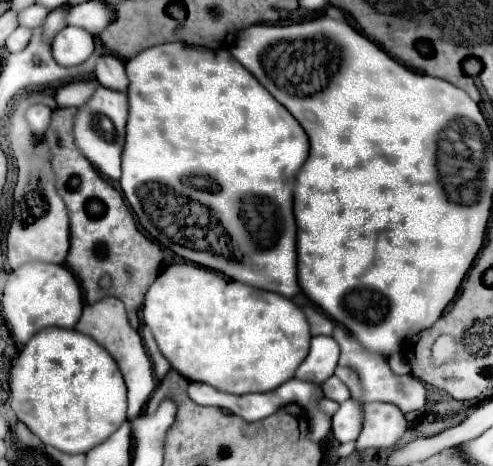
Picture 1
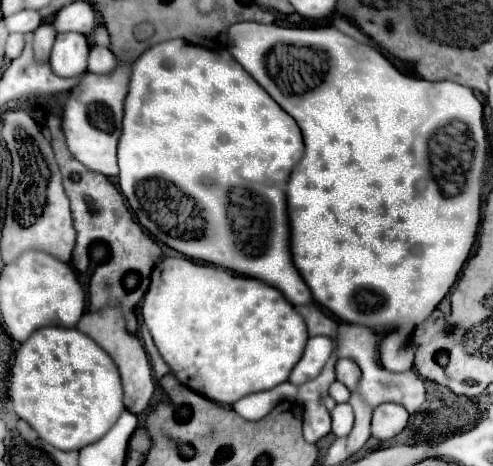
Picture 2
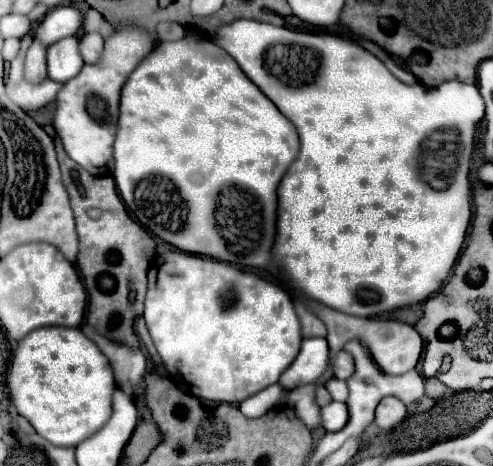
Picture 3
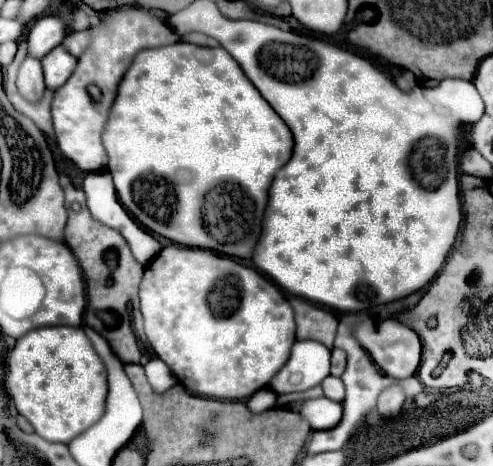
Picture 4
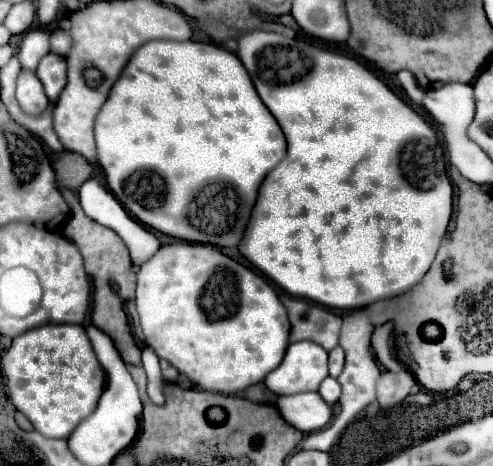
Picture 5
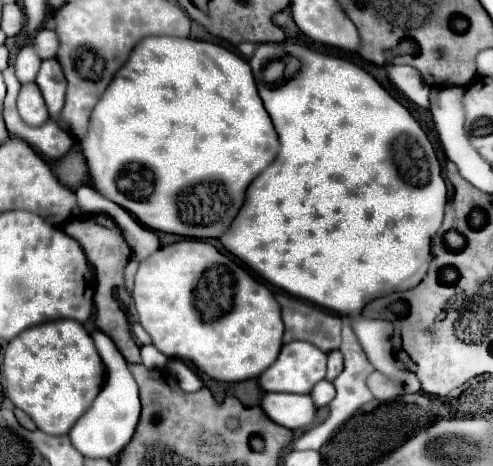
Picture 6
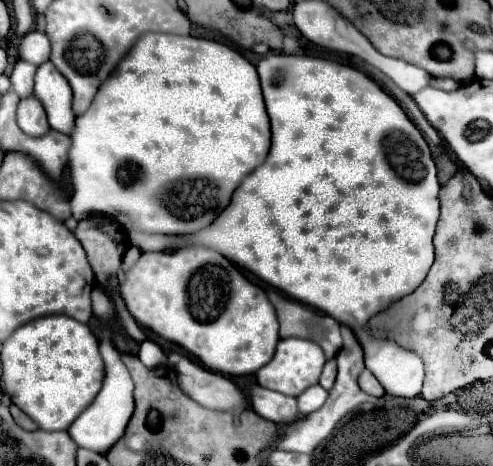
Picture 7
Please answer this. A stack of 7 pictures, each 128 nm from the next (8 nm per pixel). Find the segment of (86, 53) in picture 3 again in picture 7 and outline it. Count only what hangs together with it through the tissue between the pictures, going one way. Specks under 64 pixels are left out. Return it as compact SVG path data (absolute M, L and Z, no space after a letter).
M28 32L28 36L24 36L20 42L20 58L38 66L50 58L50 50L50 40L44 36L44 32Z

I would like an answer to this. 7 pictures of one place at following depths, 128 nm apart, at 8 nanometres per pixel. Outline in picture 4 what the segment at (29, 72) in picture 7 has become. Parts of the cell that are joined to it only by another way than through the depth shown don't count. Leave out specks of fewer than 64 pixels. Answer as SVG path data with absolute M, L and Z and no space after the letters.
M50 14L34 20L28 34L28 54L44 58L52 48L62 44L68 34L68 22L62 14Z

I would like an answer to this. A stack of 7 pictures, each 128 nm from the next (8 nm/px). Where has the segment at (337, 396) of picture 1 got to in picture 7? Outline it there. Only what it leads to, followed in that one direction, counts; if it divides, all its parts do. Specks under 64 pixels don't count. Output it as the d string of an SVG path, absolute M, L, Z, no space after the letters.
M314 384L312 388L308 388L304 394L298 396L300 402L300 416L308 416L312 414L316 408L320 408L324 404L324 400L328 398L328 390L324 392L324 388L320 384Z

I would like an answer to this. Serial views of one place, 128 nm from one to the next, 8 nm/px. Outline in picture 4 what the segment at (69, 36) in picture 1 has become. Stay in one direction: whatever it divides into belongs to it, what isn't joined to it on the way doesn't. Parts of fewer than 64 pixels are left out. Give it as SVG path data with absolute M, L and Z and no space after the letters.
M62 44L56 46L52 52L48 52L48 56L42 58L46 88L56 90L62 84L66 84L66 80L76 70L76 64L78 64L78 60Z

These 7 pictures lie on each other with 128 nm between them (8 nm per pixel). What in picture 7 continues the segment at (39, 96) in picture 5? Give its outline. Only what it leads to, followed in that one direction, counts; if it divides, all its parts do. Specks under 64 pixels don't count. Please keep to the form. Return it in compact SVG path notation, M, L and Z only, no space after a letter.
M28 96L28 98L20 100L18 126L24 132L28 132L28 136L42 136L50 130L48 120L44 116L44 106L40 104L40 100L36 100L36 96Z

